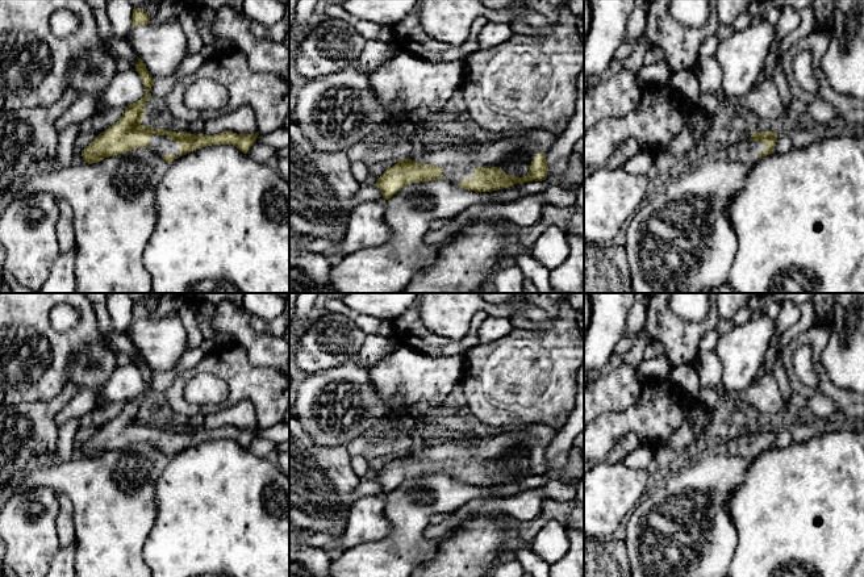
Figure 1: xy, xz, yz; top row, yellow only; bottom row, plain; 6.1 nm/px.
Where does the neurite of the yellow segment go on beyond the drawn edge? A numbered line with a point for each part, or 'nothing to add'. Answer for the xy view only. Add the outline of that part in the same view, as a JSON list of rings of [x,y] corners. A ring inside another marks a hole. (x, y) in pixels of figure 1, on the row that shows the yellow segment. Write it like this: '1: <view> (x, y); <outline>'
1: xy (161, 143); [[[153,134],[150,143],[149,143],[149,147],[151,150],[155,150],[160,155],[174,154],[175,156],[179,156],[180,150],[178,146],[179,146],[179,143],[176,141],[171,141],[167,137],[167,134],[164,134],[164,135]]]

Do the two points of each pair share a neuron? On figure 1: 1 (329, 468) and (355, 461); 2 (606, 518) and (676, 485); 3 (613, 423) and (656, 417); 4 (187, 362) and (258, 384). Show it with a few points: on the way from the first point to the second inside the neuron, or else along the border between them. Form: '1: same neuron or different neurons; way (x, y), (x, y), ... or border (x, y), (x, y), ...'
1: different neurons; border (349, 456), (351, 468), (360, 477)
2: different neurons; border (654, 484), (627, 517)
3: same neuron; way (624, 422), (646, 419)
4: different neurons; border (204, 356), (192, 367), (180, 371), (171, 384)

